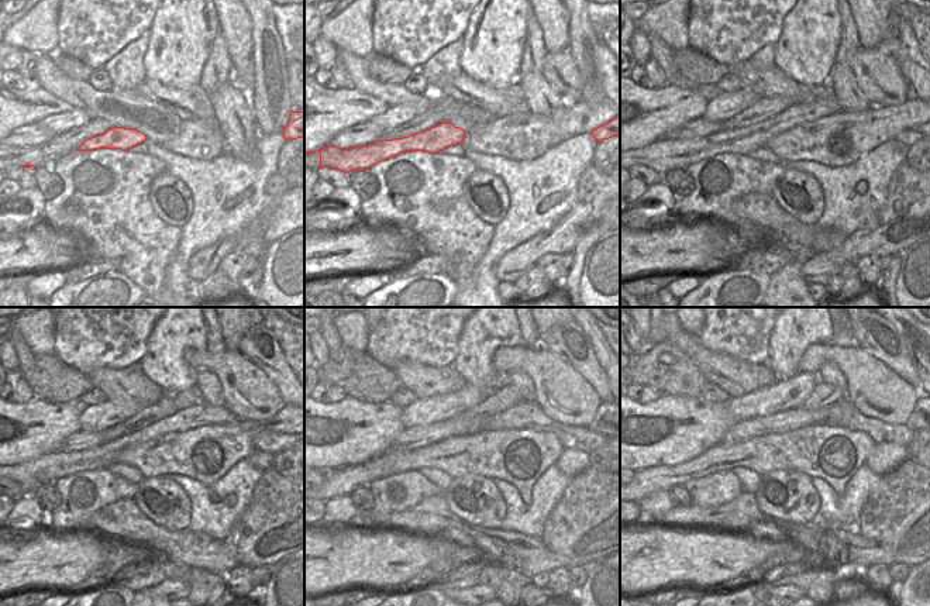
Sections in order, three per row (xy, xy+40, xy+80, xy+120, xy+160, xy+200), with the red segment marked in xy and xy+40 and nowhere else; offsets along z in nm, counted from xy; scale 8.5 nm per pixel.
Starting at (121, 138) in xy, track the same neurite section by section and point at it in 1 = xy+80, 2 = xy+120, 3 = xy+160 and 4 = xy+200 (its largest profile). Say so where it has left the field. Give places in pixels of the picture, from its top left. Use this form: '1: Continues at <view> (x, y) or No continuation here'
1: Continues at xy+80 (664, 155)
2: Continues at xy+120 (48, 468)
3: Continues at xy+160 (523, 416)
4: Continues at xy+200 (843, 413)

